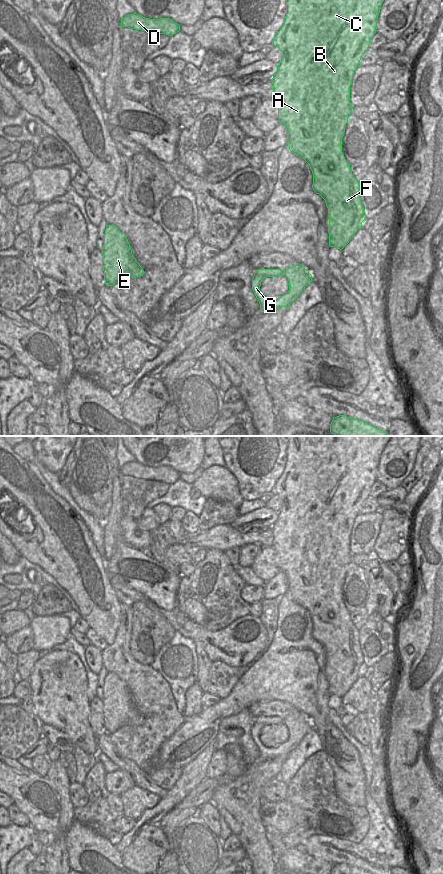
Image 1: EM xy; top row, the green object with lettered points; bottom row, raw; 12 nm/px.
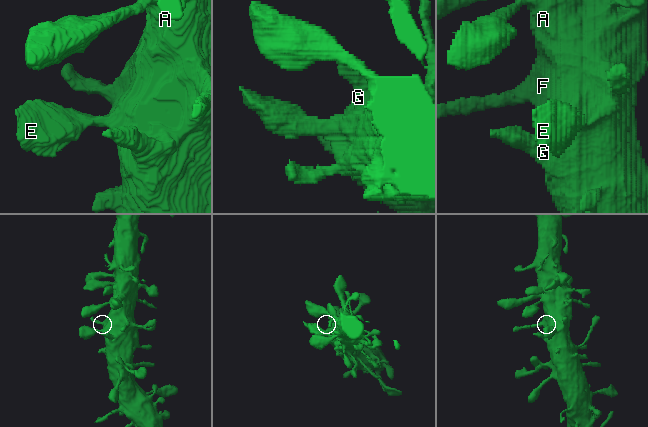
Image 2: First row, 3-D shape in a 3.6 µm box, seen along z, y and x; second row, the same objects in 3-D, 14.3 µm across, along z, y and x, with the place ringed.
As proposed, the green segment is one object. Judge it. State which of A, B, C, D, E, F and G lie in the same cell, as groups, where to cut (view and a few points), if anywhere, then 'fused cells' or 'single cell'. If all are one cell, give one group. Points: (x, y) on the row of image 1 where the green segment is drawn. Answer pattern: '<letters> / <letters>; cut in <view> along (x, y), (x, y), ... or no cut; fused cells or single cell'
A B C D E F G; no cut; single cell

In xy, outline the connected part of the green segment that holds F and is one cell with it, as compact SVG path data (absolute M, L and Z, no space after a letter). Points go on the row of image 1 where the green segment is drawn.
M286 0L286 16L284 24L277 32L273 45L282 51L281 62L277 65L277 71L271 82L273 84L273 100L278 108L278 118L288 131L289 150L304 159L310 166L313 174L313 190L319 194L326 203L329 214L329 246L342 250L351 240L358 229L362 228L362 222L366 220L364 217L364 207L360 197L360 182L353 176L350 170L350 164L344 157L342 152L342 138L345 132L345 126L348 117L352 113L352 104L350 102L350 86L352 84L354 71L360 66L360 60L365 52L369 49L370 40L376 33L376 26L380 7L384 0Z

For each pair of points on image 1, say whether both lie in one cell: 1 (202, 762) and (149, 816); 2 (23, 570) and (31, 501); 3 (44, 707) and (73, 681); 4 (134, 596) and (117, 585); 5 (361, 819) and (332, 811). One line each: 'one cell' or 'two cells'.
1: one cell
2: two cells
3: one cell
4: one cell
5: one cell

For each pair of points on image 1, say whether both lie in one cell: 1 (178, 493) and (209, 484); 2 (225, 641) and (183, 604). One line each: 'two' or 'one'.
1: two
2: two

